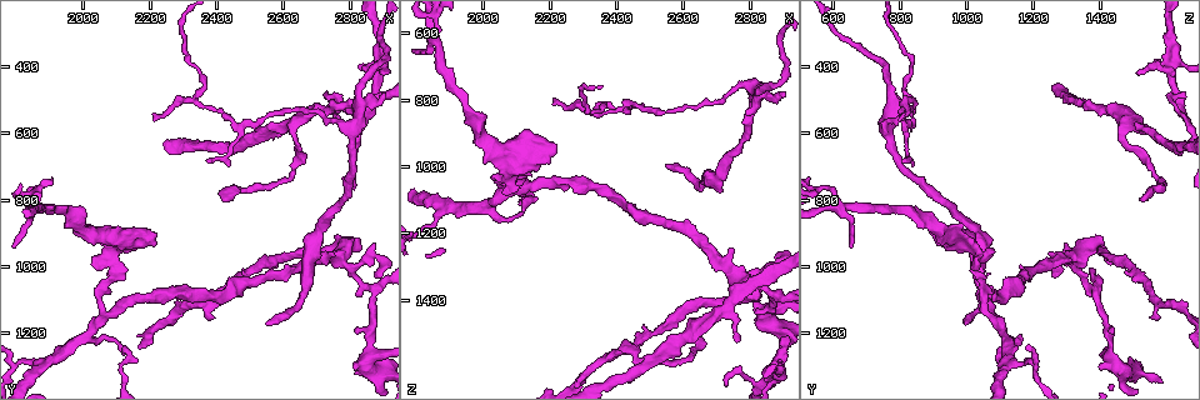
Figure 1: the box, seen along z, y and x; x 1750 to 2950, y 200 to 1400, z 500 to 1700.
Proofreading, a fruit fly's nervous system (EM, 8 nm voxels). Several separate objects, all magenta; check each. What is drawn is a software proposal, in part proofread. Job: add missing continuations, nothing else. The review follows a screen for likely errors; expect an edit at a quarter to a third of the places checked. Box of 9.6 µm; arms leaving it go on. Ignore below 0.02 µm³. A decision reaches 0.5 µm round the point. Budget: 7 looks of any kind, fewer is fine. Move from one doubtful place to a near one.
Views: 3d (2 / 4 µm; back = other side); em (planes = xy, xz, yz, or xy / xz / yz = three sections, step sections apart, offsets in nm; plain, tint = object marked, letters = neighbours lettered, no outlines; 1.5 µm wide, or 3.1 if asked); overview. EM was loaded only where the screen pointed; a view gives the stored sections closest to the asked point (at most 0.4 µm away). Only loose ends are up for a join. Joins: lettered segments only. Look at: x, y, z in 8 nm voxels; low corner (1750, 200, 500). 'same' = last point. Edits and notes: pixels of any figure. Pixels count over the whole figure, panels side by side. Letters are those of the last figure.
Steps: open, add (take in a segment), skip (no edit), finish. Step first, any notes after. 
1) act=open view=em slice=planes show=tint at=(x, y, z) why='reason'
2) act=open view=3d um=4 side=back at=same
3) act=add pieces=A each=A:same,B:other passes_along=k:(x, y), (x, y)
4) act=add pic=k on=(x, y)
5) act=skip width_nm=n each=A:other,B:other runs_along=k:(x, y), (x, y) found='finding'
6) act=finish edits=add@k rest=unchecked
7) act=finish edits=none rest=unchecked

act=open view=3d um=4 at=(2760, 560, 1530) why='thin end'

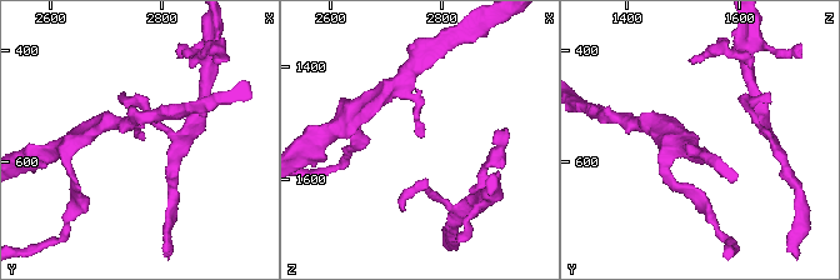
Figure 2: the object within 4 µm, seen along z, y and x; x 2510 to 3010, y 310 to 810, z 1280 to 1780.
act=open view=em slice=yz step=8 show=tint at=(2755, 560, 1525)

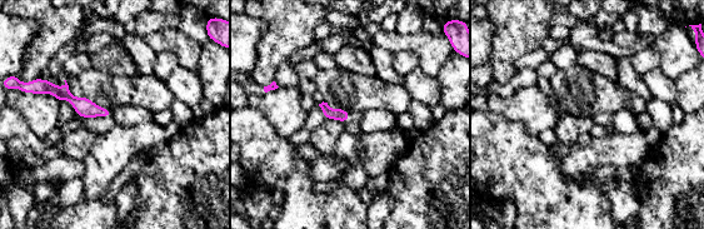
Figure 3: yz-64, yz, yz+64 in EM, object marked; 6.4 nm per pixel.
act=open view=em slice=planes show=letters at=same

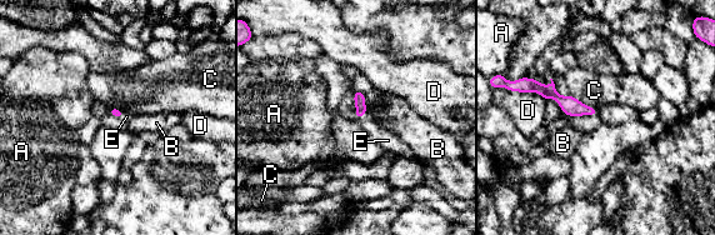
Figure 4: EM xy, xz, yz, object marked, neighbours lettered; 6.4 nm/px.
act=add pieces=E each=A:other,B:other,C:other,D:other,E:same passes_along=4:(359, 98), (363, 115), (388, 140) found='it goes on there'

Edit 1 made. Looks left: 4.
act=open view=overview

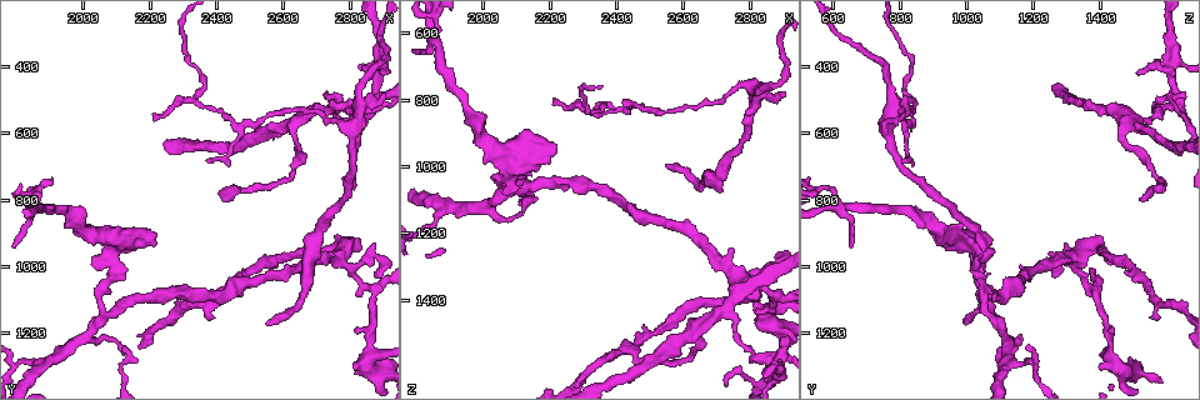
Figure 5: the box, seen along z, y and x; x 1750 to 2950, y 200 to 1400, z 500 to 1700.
act=open view=em slice=xz step=4 show=letters at=(2000, 880, 980) why='an open end'

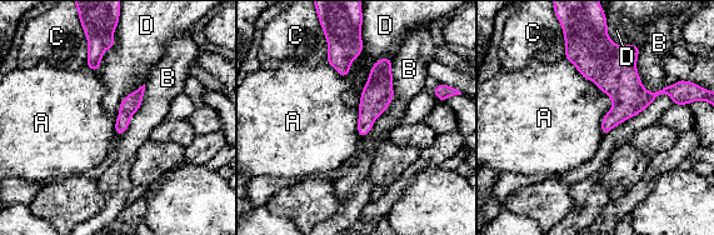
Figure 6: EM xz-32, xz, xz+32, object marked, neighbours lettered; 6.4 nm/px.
act=open view=em slice=planes show=letters at=same

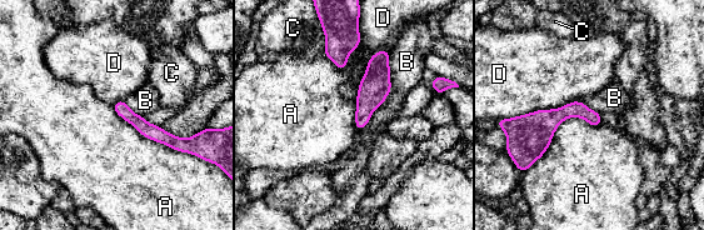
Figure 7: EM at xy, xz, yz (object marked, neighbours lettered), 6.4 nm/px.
act=skip each=A:other,B:other,C:other,D:other border=7:(600, 123), (567, 118), (530, 166) found='no lettered segment goes on from it'

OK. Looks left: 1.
act=finish edits=add@4 rest=unchecked

